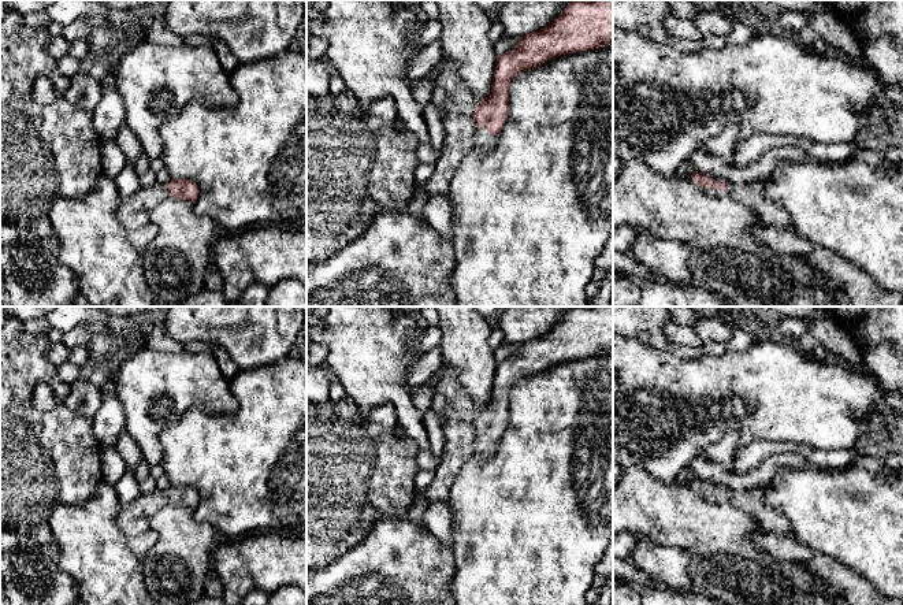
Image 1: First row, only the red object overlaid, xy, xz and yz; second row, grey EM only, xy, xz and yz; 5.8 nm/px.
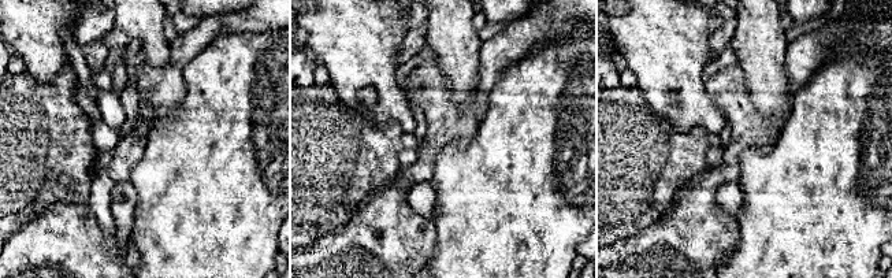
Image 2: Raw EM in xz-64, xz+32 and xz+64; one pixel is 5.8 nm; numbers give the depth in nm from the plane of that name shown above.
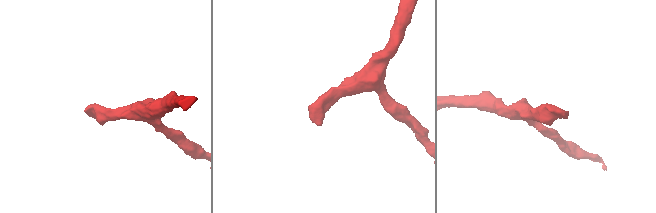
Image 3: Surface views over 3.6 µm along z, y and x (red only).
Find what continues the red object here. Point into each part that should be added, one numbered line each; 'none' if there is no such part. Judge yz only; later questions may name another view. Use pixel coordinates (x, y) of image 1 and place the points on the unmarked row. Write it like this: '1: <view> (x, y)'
1: yz (754, 501)

